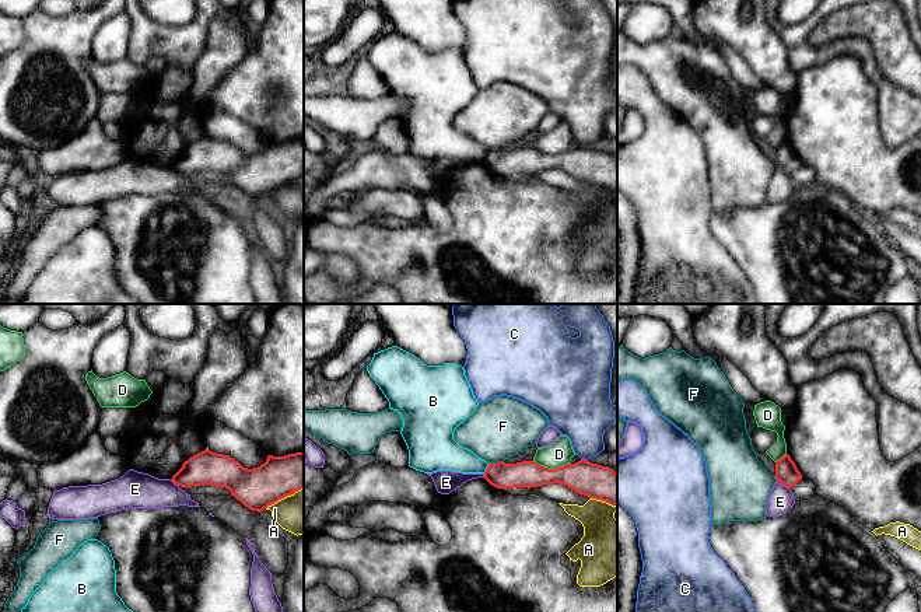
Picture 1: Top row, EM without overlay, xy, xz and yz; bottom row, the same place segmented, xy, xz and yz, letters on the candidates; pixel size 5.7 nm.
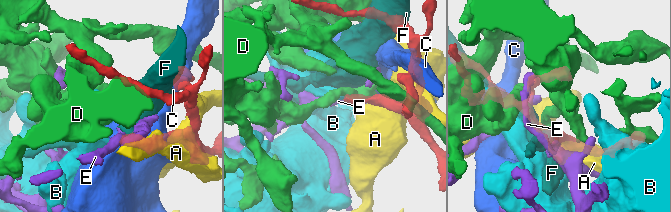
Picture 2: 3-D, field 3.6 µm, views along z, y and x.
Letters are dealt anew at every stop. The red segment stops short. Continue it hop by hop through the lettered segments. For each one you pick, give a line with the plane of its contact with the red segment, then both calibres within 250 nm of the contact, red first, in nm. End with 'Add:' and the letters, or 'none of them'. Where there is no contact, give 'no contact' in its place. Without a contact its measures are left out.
Add: none of them

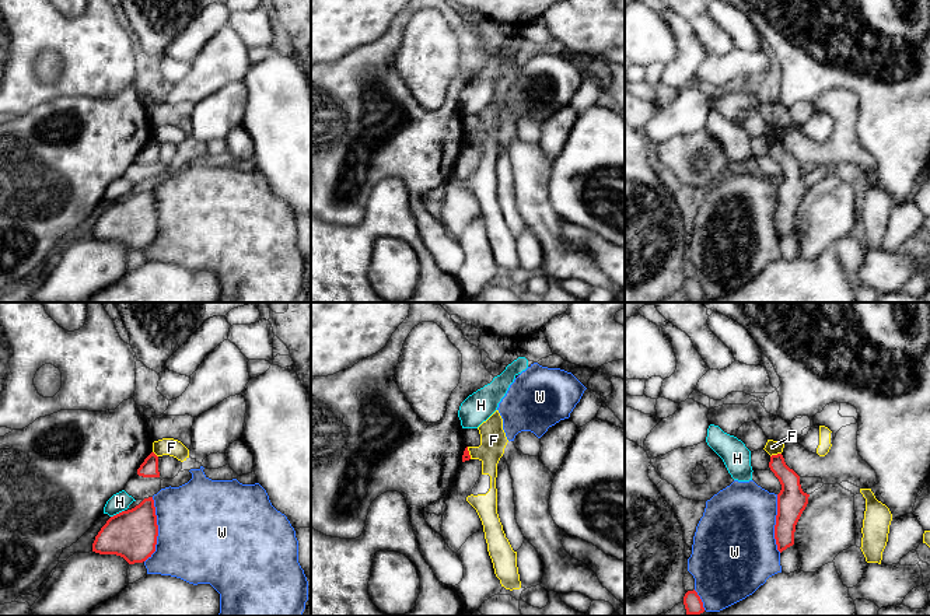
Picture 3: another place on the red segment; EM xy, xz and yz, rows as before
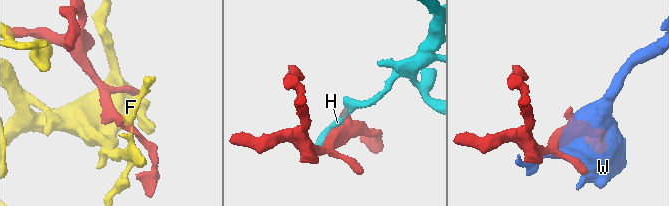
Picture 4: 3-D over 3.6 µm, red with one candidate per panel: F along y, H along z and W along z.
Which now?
Add: none of them

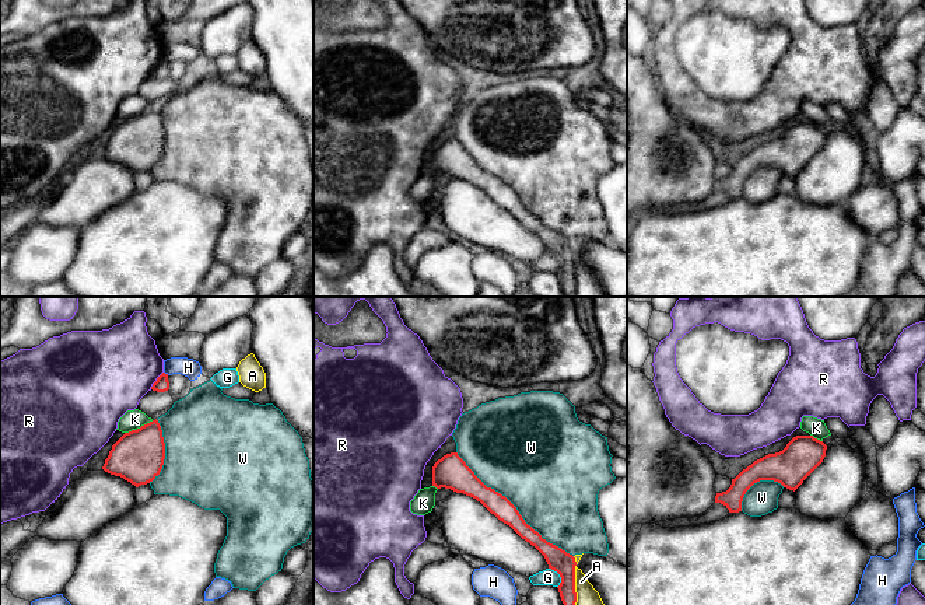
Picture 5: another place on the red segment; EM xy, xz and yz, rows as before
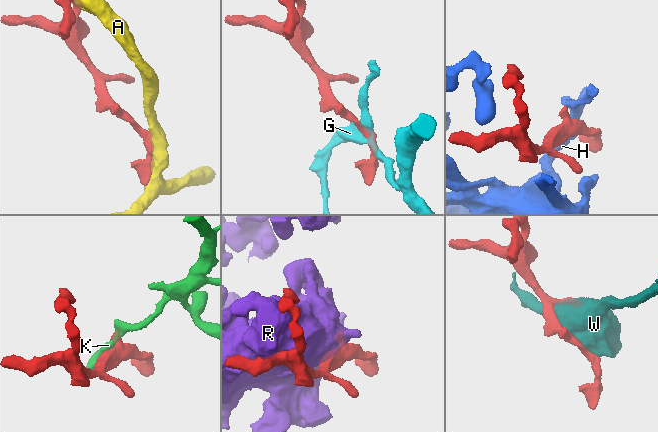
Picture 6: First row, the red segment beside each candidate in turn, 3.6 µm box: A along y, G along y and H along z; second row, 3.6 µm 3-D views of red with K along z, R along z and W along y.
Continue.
Add: none of them

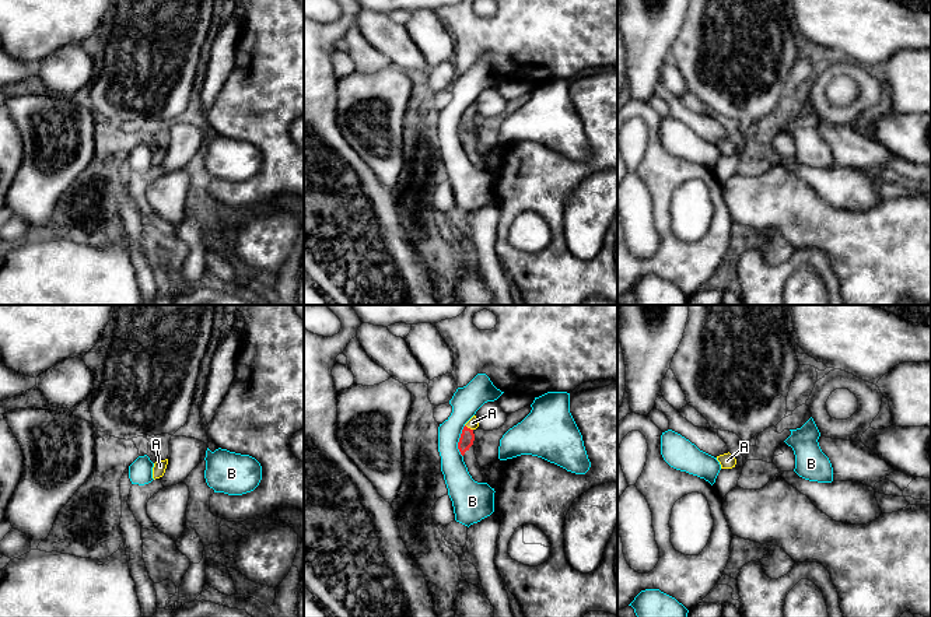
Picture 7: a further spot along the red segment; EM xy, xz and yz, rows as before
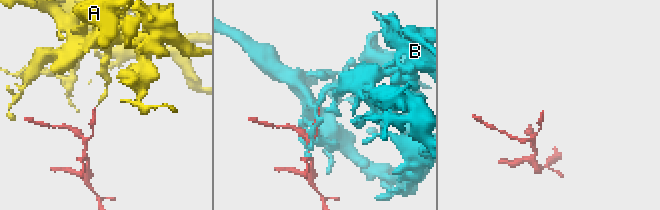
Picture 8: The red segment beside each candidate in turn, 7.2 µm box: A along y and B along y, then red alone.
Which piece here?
A: meets red in xz; 80 nm thick on the red side, 60 nm on the other
Add: A

